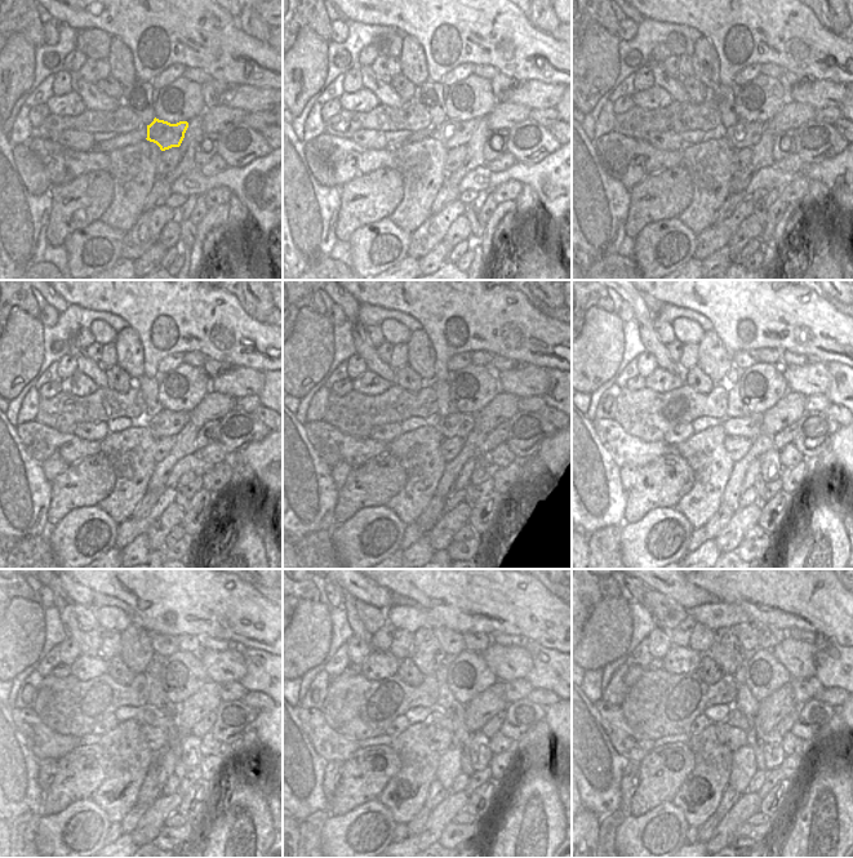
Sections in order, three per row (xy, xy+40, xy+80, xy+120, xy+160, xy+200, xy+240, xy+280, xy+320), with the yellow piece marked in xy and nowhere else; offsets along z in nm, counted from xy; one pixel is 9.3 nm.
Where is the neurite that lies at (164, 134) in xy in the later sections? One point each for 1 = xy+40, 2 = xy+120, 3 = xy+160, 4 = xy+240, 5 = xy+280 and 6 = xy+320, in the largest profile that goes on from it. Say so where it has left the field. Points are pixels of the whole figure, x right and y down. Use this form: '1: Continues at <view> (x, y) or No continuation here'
1: Continues at xy+40 (452, 133)
2: Continues at xy+120 (168, 422)
3: Continues at xy+160 (460, 425)
4: Continues at xy+240 (154, 716)
5: Continues at xy+280 (439, 718)
6: Continues at xy+320 (736, 719).

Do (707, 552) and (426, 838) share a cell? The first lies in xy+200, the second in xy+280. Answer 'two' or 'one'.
two

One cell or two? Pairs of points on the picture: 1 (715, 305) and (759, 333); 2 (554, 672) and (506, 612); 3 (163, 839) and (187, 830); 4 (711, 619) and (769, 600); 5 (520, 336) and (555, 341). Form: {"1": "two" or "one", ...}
{"1": "one", "2": "two", "3": "one", "4": "two", "5": "one"}

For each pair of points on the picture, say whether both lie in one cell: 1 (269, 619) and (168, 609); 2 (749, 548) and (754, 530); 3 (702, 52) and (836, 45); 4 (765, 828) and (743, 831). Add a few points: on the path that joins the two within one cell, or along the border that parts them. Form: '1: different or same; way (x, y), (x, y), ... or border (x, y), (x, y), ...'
1: same; way (244, 616), (234, 609), (192, 609)
2: different; border (765, 532), (759, 537), (743, 539)
3: different; border (702, 36), (710, 41), (719, 59), (720, 81)
4: same; way (760, 831), (749, 831)

